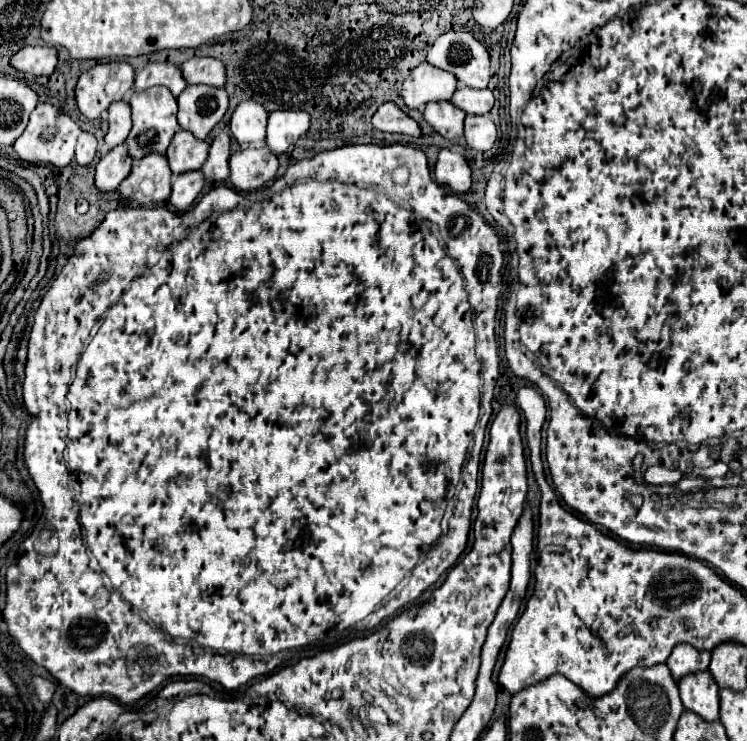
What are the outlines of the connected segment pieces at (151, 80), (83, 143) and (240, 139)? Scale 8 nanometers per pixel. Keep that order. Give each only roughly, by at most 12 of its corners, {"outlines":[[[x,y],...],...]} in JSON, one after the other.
{"outlines":[[[148,64],[134,78],[134,90],[166,86],[178,96],[188,84],[172,64]],[[80,134],[76,144],[76,162],[80,166],[92,162],[96,154],[96,138]],[[248,100],[238,104],[230,132],[238,144],[266,136],[268,112]]]}

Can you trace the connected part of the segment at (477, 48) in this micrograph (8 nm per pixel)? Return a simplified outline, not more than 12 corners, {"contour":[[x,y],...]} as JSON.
{"contour":[[470,32],[442,34],[426,62],[486,88],[490,58]]}

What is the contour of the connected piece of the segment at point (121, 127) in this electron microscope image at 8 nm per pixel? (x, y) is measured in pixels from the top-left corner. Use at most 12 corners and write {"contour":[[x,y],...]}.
{"contour":[[114,102],[108,108],[108,148],[120,146],[132,128],[130,106]]}

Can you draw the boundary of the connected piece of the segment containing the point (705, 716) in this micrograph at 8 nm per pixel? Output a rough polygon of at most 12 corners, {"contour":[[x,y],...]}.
{"contour":[[712,674],[678,682],[686,710],[704,722],[718,720],[718,686]]}

